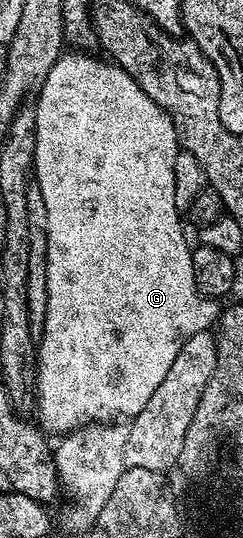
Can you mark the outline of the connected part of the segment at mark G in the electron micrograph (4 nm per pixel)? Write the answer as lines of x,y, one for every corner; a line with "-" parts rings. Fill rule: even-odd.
68,50
61,55
55,66
50,70
45,82
41,85
37,99
34,101
36,109
36,162
34,165
34,180
42,194
42,202
46,202
46,234
48,241
46,242
46,314
44,315
44,326
38,334
38,353
36,355
36,390
34,393
34,404
40,408
40,420
38,424
45,433
60,432
59,434
67,434
75,432
78,428
83,428
86,424
103,424
105,422
120,422
125,418
131,418
142,410
142,406
146,406
146,402
150,402
150,397
154,394
154,390
158,390
158,386
162,383
162,378
166,378
166,373
170,371
170,366
174,366
174,358
178,358
178,350
182,350
182,346
186,346
186,342
190,338
194,338
194,334
199,332
207,332
213,327
214,321
217,319
217,311
215,308
202,306
202,296
198,290
198,286
194,282
194,266
192,265
192,248
188,240
184,237
184,228
180,225
180,216
182,220
181,209
176,207
176,199
174,198
174,162
176,156
182,149
179,140
176,138
174,130
174,122
170,118
170,114
166,114
166,110
162,110
162,106
158,106
158,102
154,102
154,98
150,98
150,94
146,94
146,90
142,90
142,86
138,86
138,82
134,82
134,78
130,78
130,74
126,74
126,70
122,70
113,64
111,59
103,58
99,60
96,56
88,56
84,50

